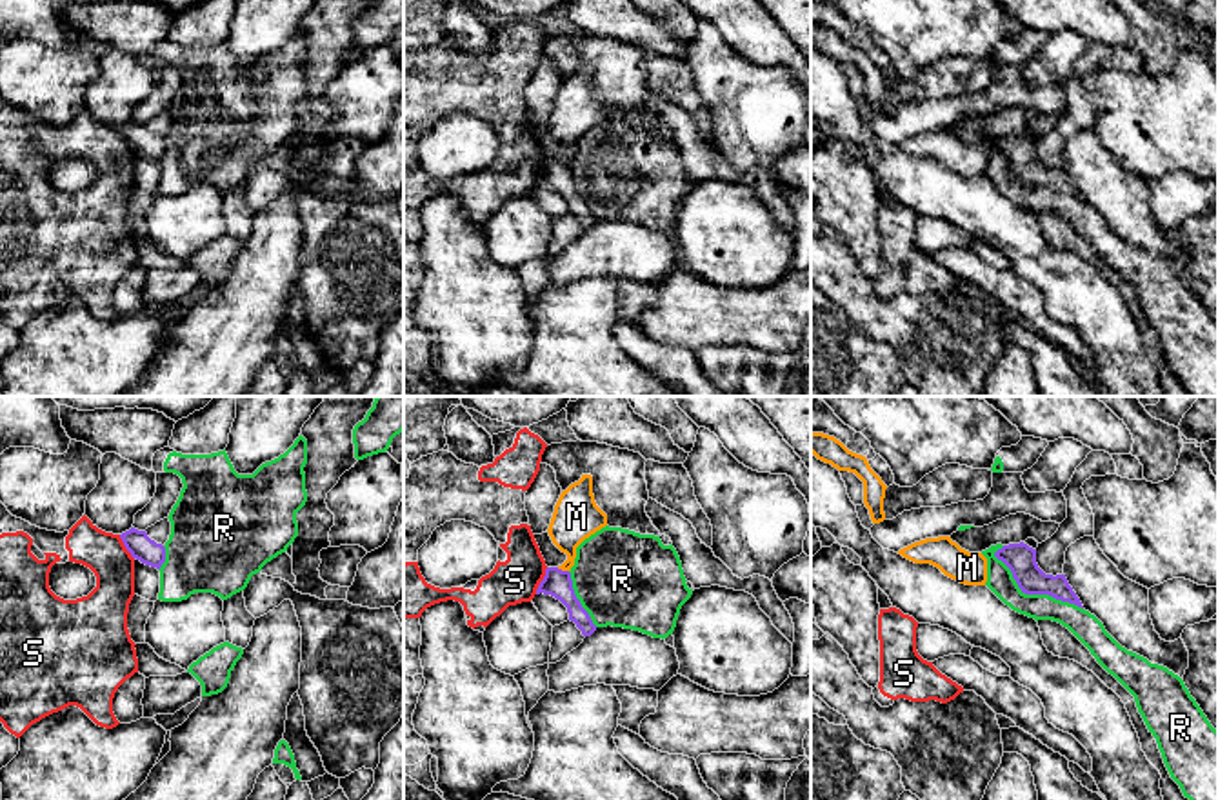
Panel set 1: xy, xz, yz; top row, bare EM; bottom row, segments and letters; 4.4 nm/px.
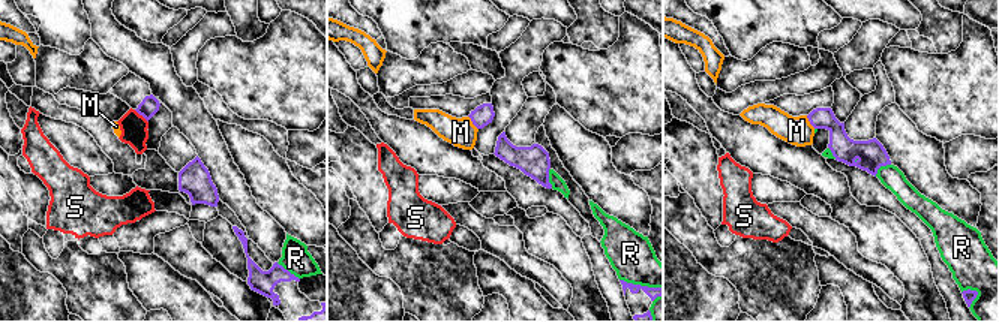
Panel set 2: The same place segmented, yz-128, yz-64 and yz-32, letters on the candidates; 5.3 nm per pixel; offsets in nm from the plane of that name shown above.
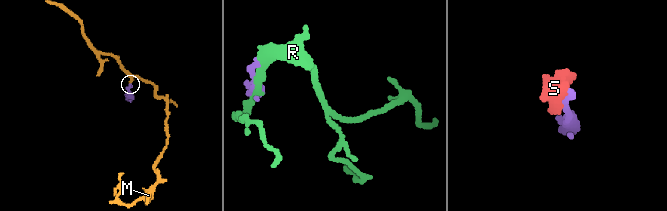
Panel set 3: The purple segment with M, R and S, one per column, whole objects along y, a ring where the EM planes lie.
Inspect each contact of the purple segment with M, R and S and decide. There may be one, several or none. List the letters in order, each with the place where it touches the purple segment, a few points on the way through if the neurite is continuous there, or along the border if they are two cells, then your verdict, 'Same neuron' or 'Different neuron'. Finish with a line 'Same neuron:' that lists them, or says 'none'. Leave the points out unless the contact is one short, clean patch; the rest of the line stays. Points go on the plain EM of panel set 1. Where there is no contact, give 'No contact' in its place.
M: Touches purple at xz (560, 162). Boundary: xz (557, 160), (568, 164). Different neuron
R: Touches purple at yz (1035, 186). Different neuron
S: Touches purple at xz (542, 173). Different neuron
Same neuron: none

